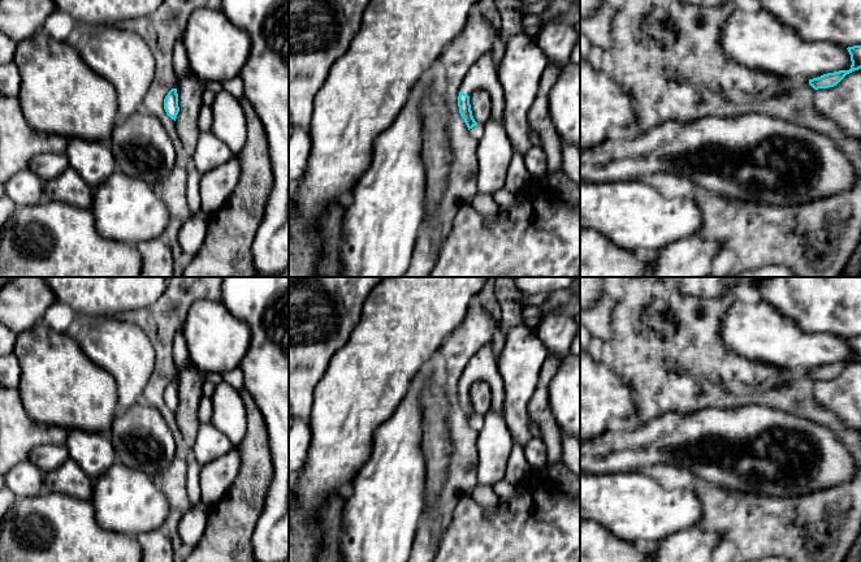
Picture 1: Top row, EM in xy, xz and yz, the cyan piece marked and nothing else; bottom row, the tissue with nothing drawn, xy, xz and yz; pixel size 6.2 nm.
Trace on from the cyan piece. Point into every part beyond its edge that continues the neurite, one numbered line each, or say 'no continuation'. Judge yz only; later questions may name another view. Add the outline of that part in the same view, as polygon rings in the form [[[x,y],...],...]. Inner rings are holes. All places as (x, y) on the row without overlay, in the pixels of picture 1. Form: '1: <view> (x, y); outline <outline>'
no continuation

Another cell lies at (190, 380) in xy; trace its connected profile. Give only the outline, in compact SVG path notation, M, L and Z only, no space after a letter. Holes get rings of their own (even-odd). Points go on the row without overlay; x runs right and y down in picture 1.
M192 363L185 367L177 377L179 403L176 410L176 419L183 441L190 448L195 444L200 424L198 411L204 380L205 375Z

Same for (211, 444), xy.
M211 422L200 423L191 457L203 467L229 453L234 445Z

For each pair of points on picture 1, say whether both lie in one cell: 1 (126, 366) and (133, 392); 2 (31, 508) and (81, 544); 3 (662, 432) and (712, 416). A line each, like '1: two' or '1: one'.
1: one
2: one
3: one

